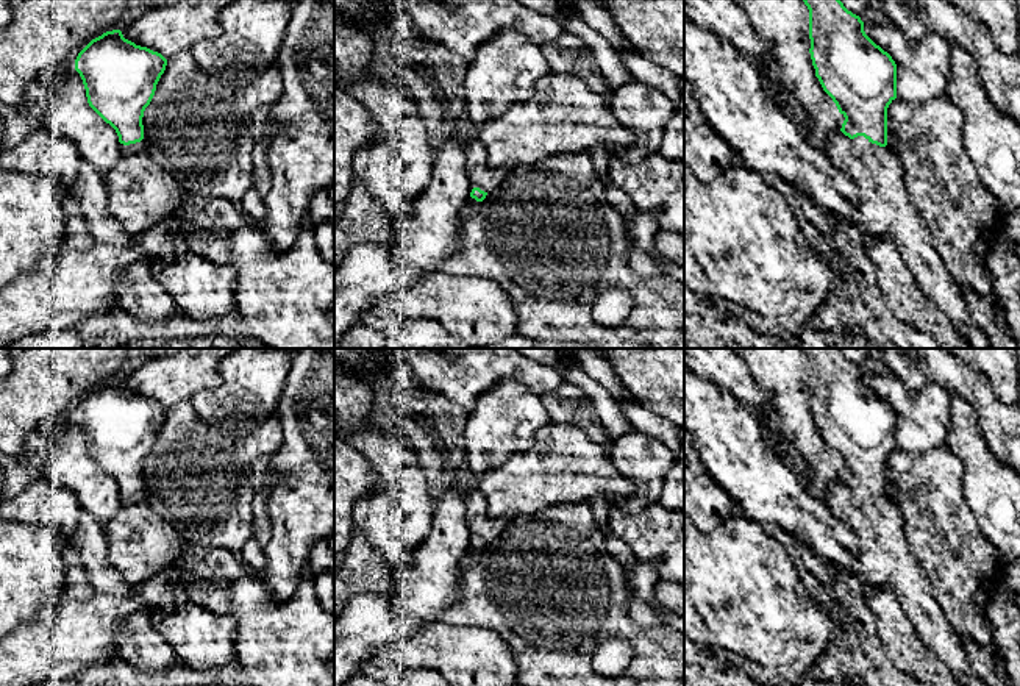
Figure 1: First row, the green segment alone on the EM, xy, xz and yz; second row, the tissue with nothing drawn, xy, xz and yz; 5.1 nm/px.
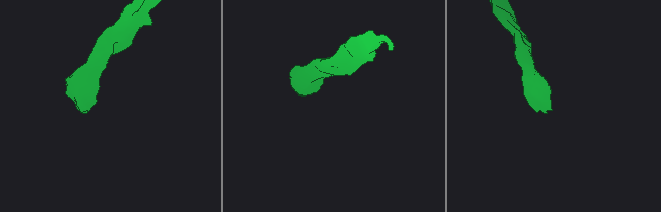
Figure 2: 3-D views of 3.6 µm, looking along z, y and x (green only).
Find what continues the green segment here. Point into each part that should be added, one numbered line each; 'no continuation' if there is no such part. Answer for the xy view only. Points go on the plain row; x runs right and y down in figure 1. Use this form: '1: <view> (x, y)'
1: xy (141, 544)

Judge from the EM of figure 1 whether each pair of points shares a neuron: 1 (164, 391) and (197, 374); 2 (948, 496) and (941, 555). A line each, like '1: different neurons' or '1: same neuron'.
1: same neuron
2: same neuron

